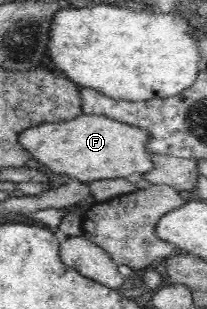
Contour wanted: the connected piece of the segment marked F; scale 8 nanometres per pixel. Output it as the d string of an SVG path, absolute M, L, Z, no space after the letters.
M81 113L77 118L63 122L37 124L21 130L17 134L17 141L23 149L29 151L29 156L47 167L55 174L69 174L72 180L90 183L94 180L125 178L133 172L143 174L153 168L150 155L145 149L145 142L149 140L145 129L126 125L101 115L86 115Z

